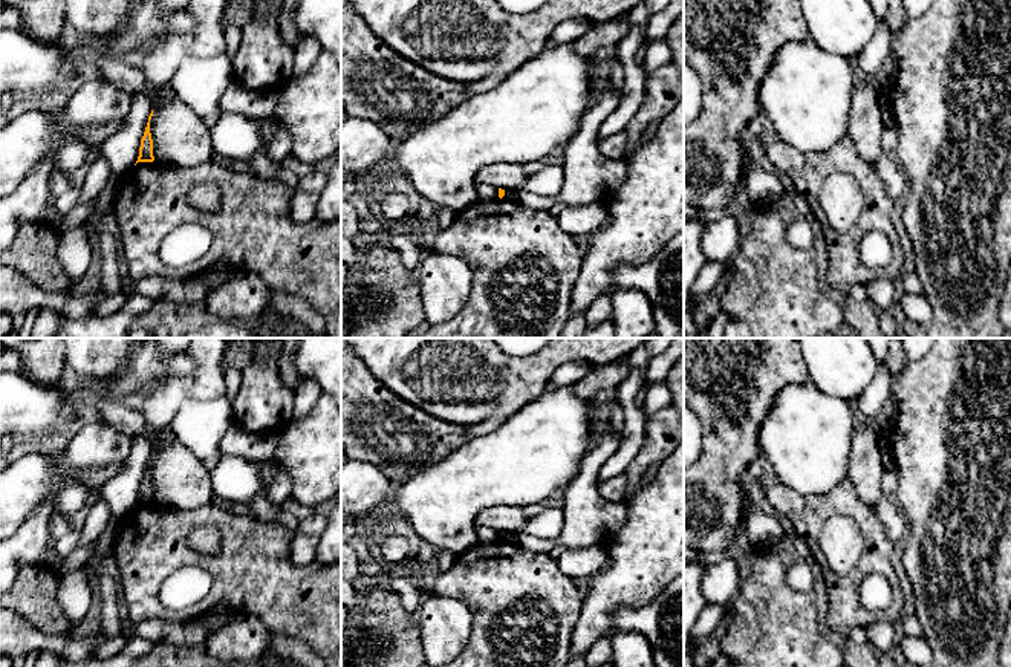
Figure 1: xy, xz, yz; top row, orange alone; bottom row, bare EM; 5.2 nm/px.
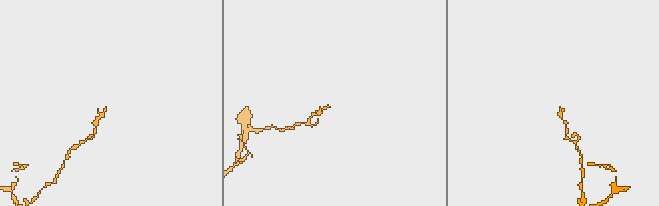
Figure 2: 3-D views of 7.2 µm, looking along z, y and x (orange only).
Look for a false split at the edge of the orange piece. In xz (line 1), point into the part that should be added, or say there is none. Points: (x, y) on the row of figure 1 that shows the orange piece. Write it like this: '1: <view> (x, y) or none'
1: none

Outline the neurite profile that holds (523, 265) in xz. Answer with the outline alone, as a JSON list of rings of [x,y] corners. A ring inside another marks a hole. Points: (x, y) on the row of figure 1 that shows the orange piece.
[[[477,199],[437,234],[431,251],[465,259],[473,271],[473,285],[465,306],[451,320],[430,326],[416,338],[560,338],[571,317],[571,295],[583,254],[549,210],[529,208],[515,199]]]

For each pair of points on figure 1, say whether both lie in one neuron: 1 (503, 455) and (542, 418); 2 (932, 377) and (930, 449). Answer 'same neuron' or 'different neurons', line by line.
1: same neuron
2: same neuron

